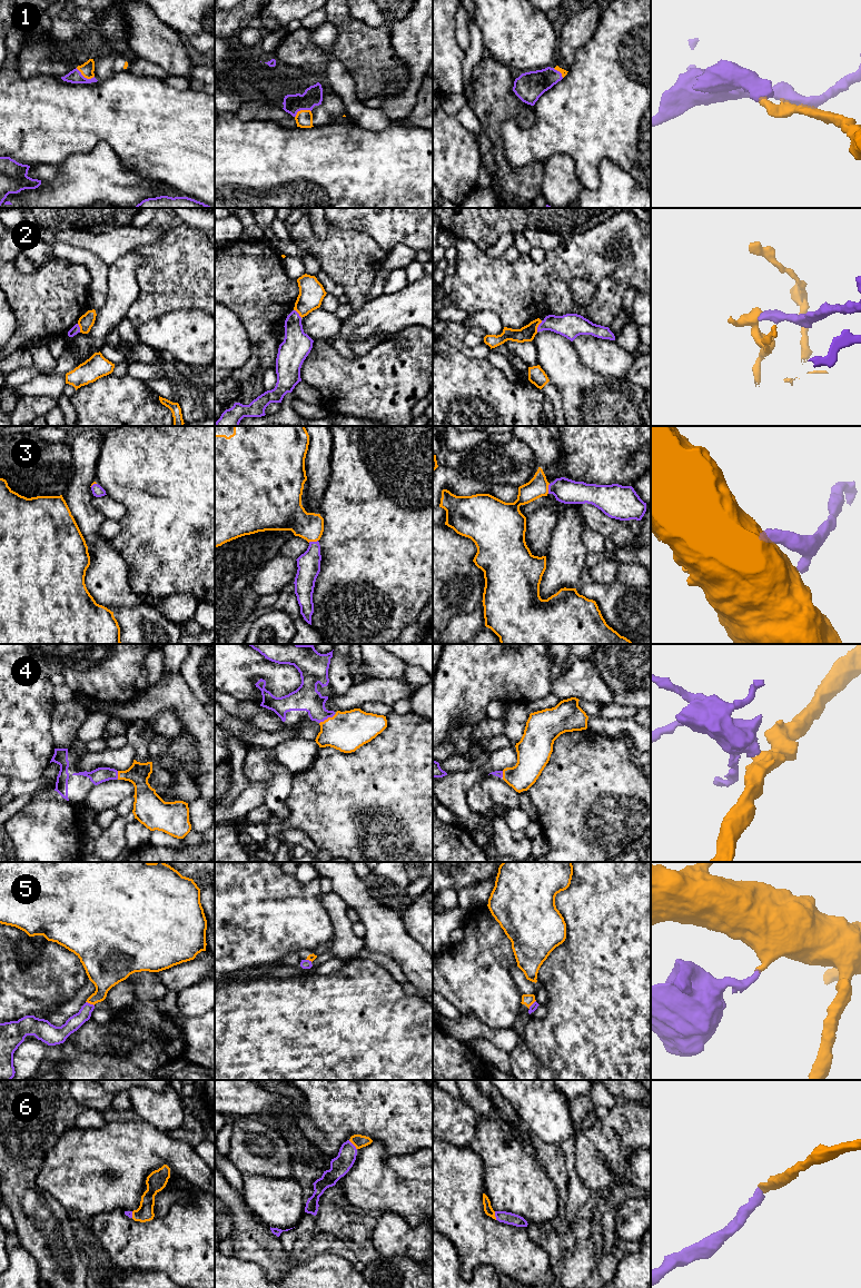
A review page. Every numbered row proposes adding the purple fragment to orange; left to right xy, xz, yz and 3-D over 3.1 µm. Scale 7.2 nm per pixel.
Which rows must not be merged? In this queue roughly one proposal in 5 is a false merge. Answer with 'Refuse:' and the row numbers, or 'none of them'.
Refuse: 5

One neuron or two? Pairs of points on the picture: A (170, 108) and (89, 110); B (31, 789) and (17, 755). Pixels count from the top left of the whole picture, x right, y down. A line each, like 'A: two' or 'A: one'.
A: one
B: two

